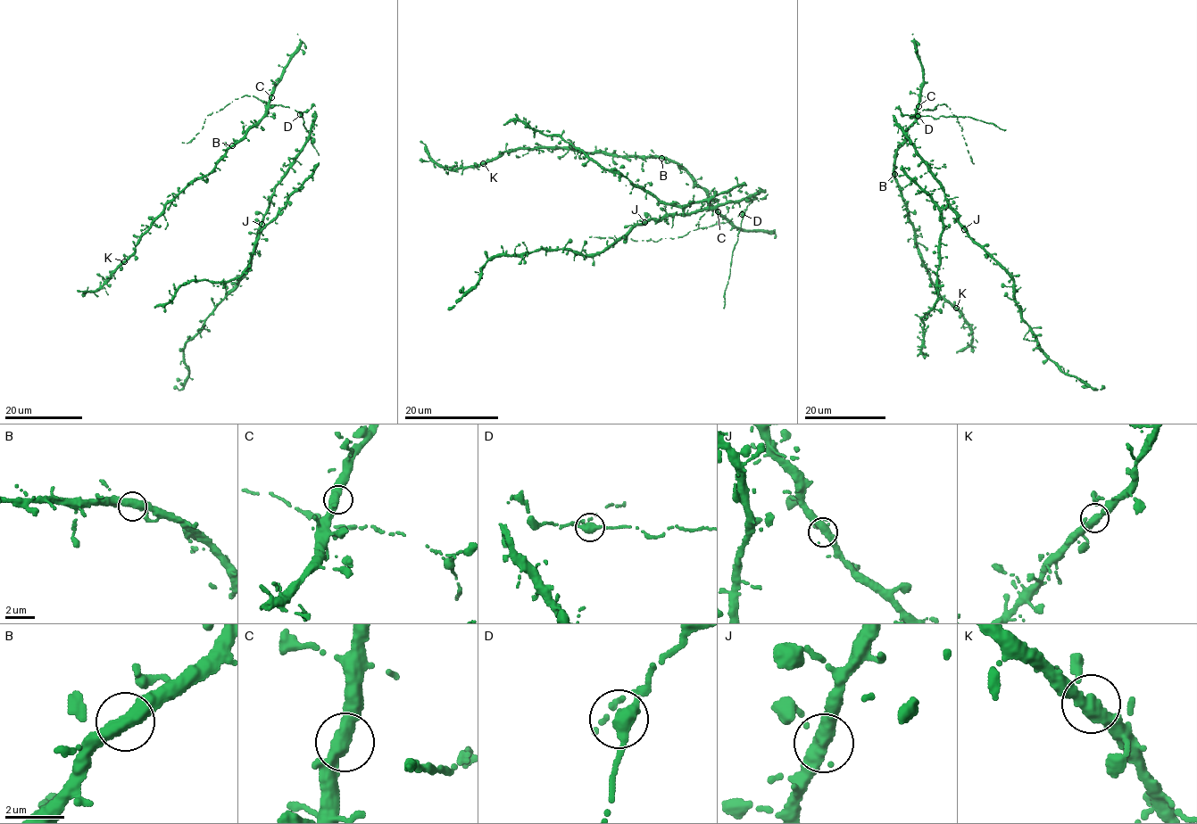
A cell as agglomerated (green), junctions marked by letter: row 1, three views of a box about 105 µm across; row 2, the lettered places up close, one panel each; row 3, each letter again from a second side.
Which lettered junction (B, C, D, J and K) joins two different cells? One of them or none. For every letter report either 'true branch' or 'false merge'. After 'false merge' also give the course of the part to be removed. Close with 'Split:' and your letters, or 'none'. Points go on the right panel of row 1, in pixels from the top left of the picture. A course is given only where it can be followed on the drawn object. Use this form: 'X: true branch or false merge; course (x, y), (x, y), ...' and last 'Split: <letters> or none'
B: true branch
C: true branch
D: true branch
J: true branch
K: true branch
Split: none

